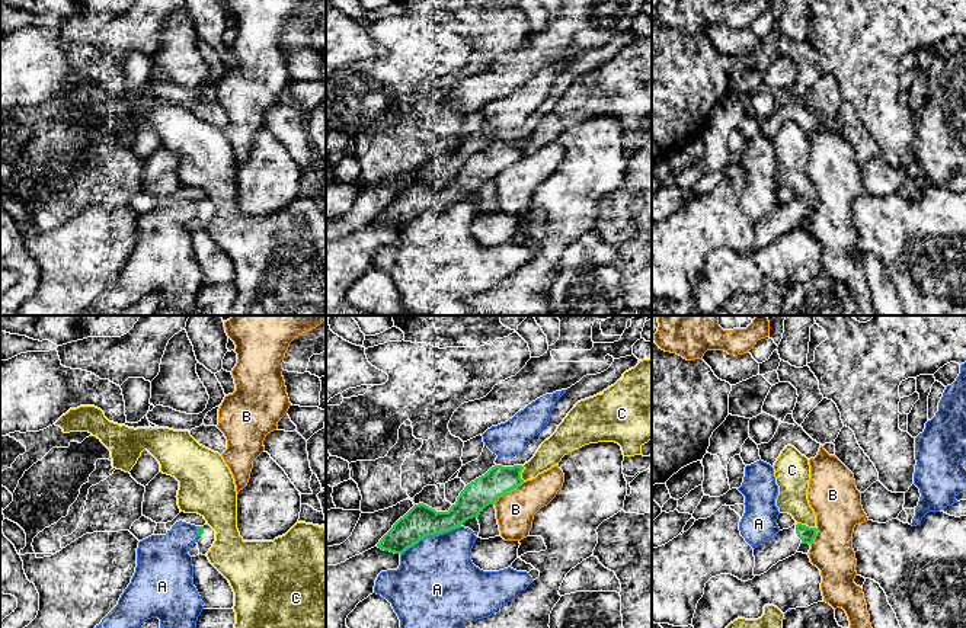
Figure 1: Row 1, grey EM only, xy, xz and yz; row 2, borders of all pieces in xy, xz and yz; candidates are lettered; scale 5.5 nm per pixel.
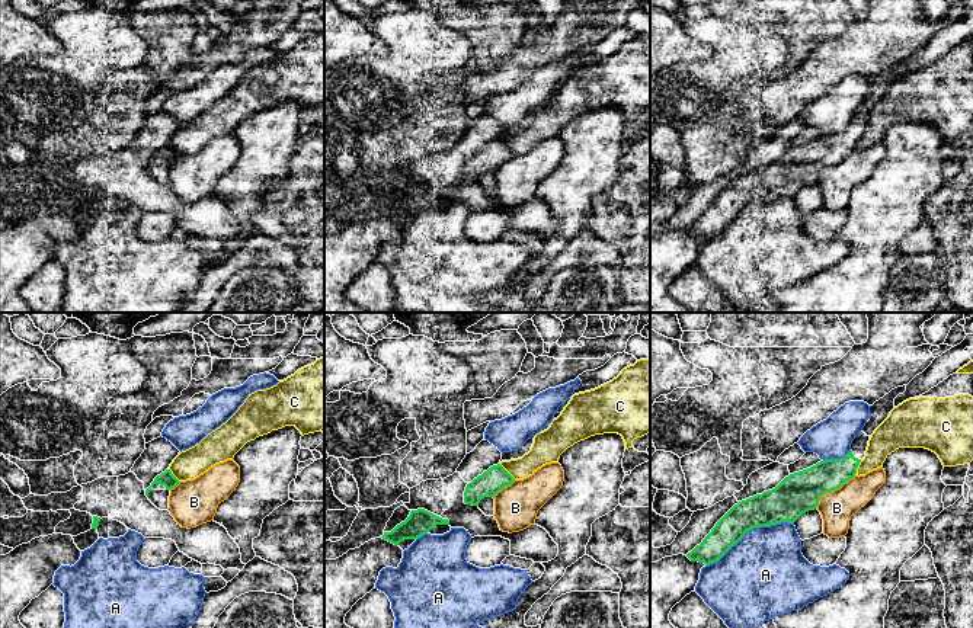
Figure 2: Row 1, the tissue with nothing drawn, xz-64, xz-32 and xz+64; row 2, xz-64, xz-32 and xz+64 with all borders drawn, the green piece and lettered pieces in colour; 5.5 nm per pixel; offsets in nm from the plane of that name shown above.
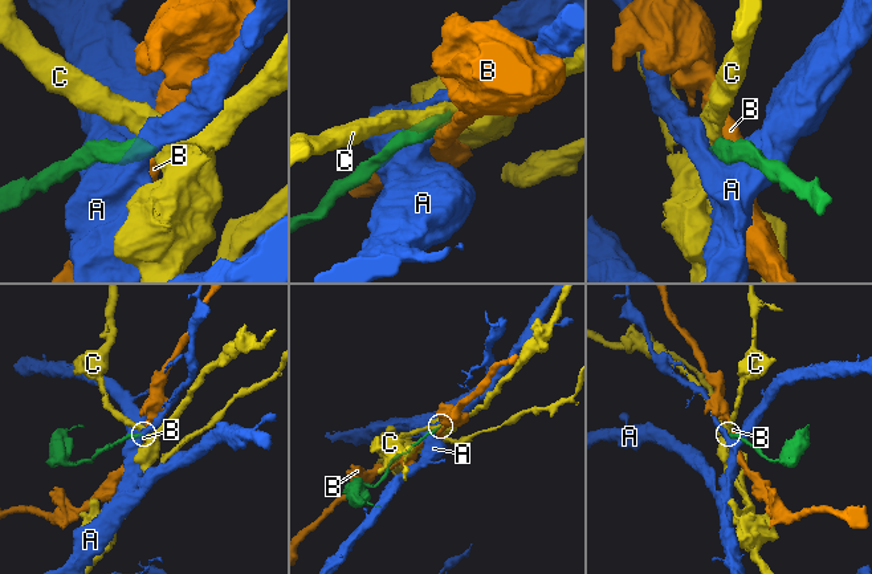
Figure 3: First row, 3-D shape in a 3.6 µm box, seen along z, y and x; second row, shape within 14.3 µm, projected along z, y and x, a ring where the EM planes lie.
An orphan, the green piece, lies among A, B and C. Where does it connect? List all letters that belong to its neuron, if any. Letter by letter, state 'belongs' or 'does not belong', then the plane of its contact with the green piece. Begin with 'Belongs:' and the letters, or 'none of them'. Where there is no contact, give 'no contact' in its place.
Belongs: none of them
A: does not belong | xz
B: does not belong | xz
C: does not belong | yz

